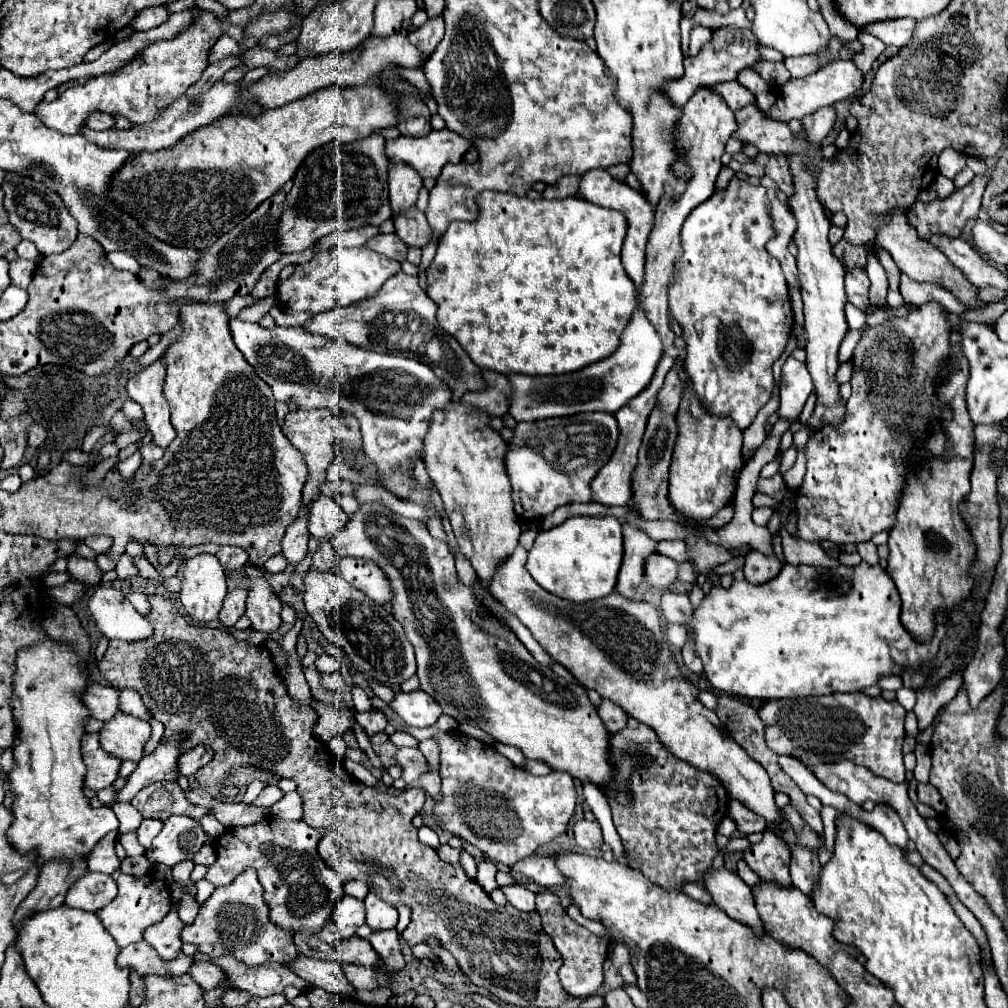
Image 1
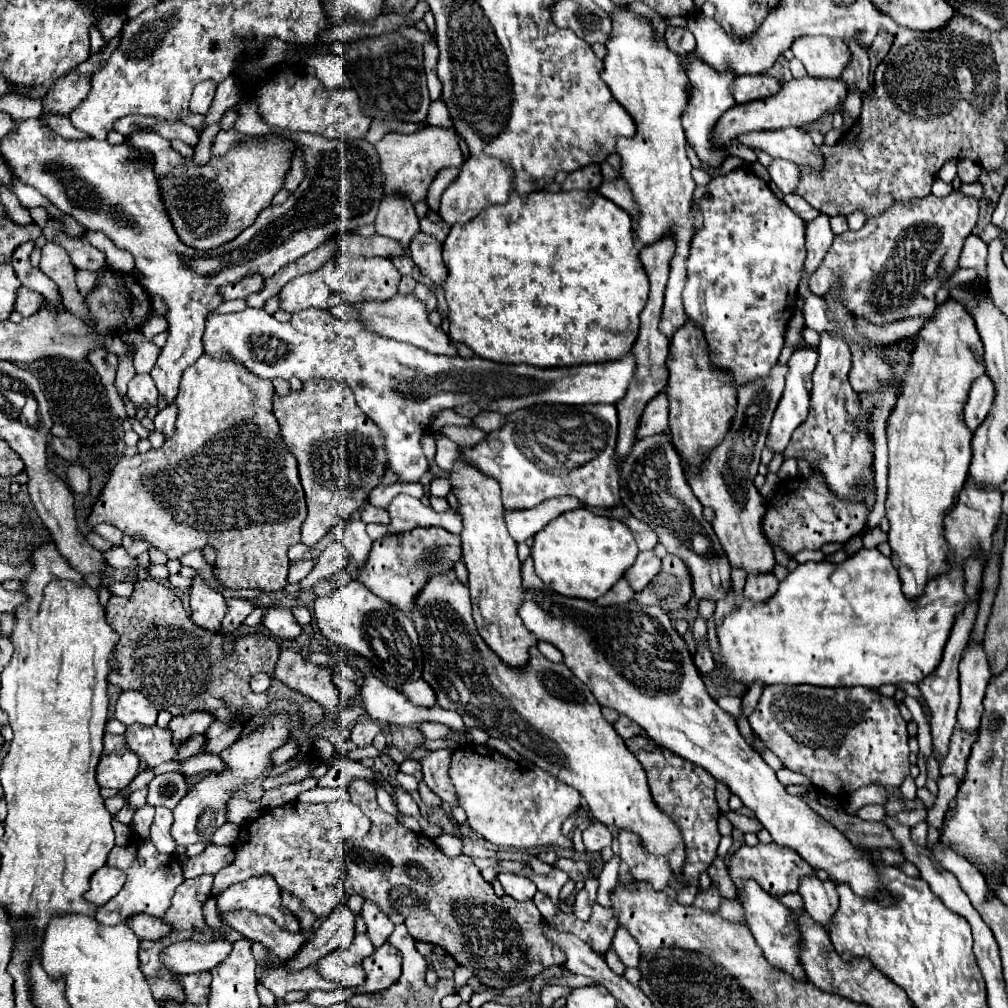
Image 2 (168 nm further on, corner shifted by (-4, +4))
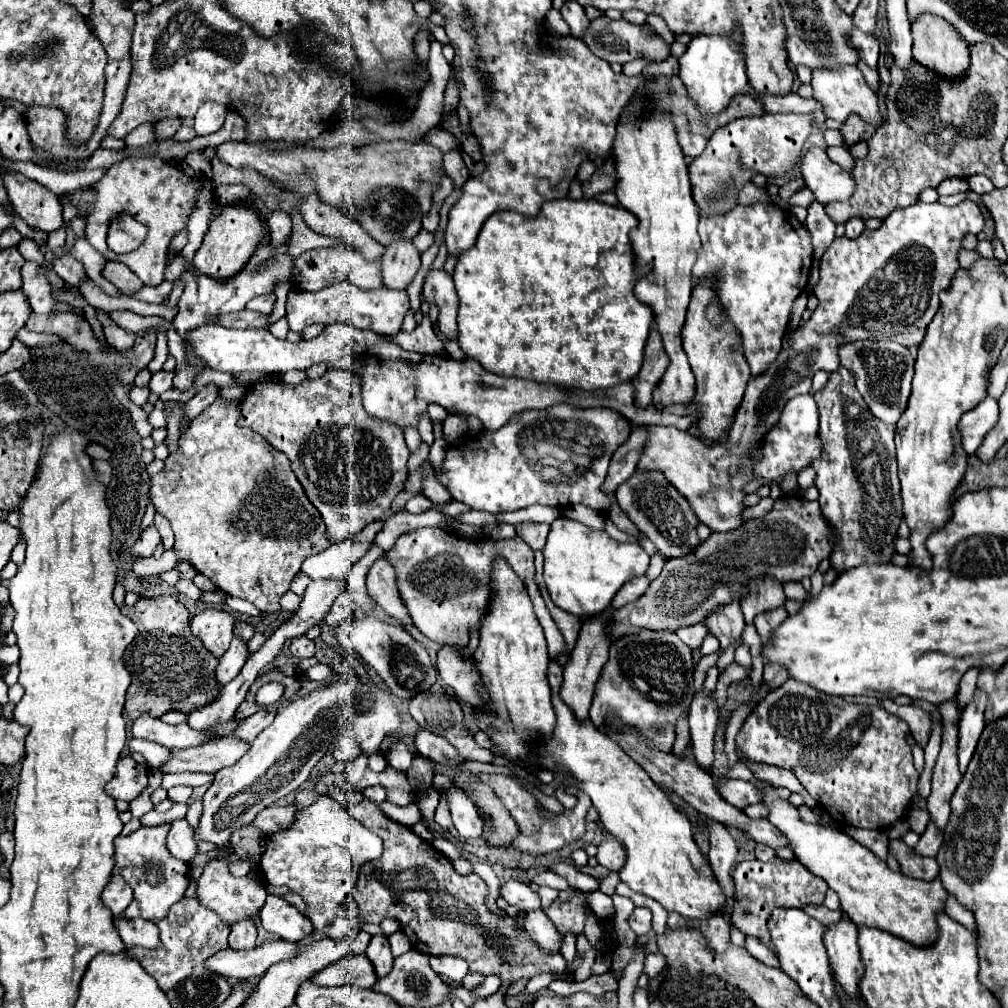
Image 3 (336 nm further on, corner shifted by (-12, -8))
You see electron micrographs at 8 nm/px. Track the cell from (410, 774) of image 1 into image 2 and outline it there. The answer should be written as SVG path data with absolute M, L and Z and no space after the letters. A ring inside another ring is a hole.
M436 750L436 752L430 752L430 756L426 756L420 764L424 772L424 782L428 784L428 788L434 794L438 794L442 802L448 802L450 806L458 806L456 788L452 788L452 780L448 776L450 758L452 758L450 750Z

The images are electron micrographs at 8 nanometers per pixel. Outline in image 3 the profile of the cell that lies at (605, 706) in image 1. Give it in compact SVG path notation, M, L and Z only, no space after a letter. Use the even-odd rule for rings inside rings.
M720 778L716 782L718 782L716 790L720 792L720 796L728 804L732 804L732 806L736 806L740 810L762 800L760 790L750 782L744 782L744 780L720 780Z

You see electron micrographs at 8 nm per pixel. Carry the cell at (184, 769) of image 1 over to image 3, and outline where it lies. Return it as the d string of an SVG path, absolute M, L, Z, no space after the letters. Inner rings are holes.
M258 710L252 718L246 718L246 720L242 720L236 728L234 728L234 732L232 732L232 738L236 738L236 740L242 740L242 742L252 742L266 726L270 726L272 724L272 720L274 720L274 716L276 716L276 712L274 710Z

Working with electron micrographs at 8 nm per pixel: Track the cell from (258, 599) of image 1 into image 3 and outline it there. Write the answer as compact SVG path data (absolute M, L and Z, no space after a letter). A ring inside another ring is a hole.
M306 636L292 638L288 648L290 648L292 656L296 656L296 658L310 658L310 656L314 656L314 642L308 640Z

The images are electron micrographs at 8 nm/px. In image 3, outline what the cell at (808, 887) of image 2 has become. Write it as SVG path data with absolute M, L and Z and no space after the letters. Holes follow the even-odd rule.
M840 918L834 924L824 924L824 946L830 958L830 968L840 980L844 992L860 998L856 980L860 980L860 952L856 948L856 924L850 918Z

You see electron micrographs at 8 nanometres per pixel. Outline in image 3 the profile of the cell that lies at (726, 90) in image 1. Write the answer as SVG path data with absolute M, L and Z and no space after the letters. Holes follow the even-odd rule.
M790 92L790 94L784 94L784 96L770 96L770 94L756 94L764 112L784 112L784 114L790 114L790 112L796 112L796 114L808 114L812 112L816 122L824 122L826 116L820 108L820 104L810 98L802 98L798 96L796 92Z

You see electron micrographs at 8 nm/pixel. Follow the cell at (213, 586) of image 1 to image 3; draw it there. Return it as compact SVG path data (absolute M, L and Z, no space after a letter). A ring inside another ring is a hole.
M210 608L192 618L194 636L198 636L204 642L204 646L218 658L228 650L232 630L234 630L232 614L216 608Z

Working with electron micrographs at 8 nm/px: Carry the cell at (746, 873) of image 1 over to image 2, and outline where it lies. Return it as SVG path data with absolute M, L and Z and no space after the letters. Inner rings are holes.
M798 892L778 897L778 900L780 900L780 902L784 904L784 906L788 906L790 910L794 910L794 908L804 908L804 902L802 902L802 896L800 896Z

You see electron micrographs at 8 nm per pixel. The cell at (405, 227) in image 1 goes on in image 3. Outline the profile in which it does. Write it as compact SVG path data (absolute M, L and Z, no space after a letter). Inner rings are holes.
M430 268L430 272L426 274L424 280L424 292L422 296L426 298L426 302L434 302L440 308L440 316L438 316L438 330L450 338L456 340L456 314L458 314L458 296L456 296L456 288L452 282L452 276L440 268Z

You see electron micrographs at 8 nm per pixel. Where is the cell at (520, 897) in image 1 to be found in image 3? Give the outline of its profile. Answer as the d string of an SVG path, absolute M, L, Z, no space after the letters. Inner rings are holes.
M510 880L502 886L502 894L506 898L508 904L516 906L518 910L522 912L528 912L528 910L540 910L540 896L538 892L534 892L526 882L520 882L520 880Z

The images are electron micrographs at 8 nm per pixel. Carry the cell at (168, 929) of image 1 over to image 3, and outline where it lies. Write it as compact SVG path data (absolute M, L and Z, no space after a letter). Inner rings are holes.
M118 918L114 920L118 934L122 936L122 942L126 946L142 946L142 948L156 948L160 944L160 932L158 926L148 920L126 920Z

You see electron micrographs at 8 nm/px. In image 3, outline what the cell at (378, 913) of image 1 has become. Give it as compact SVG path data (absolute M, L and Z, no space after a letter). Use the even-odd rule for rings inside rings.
M376 934L372 936L370 944L368 944L368 950L366 950L366 956L370 958L370 962L374 964L376 968L376 974L378 978L386 976L390 970L392 970L392 954L390 954L390 944L388 944L388 938L384 934Z

